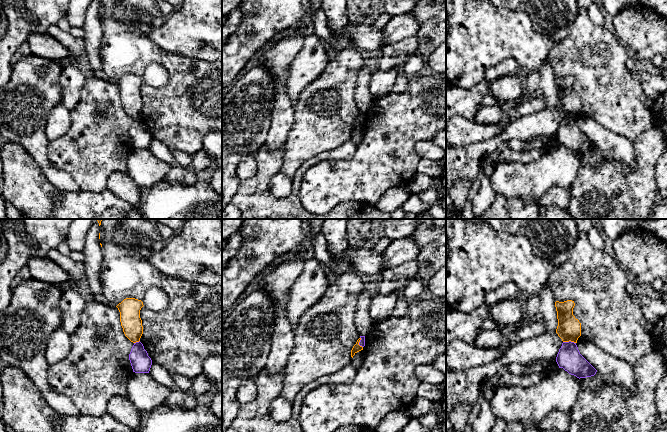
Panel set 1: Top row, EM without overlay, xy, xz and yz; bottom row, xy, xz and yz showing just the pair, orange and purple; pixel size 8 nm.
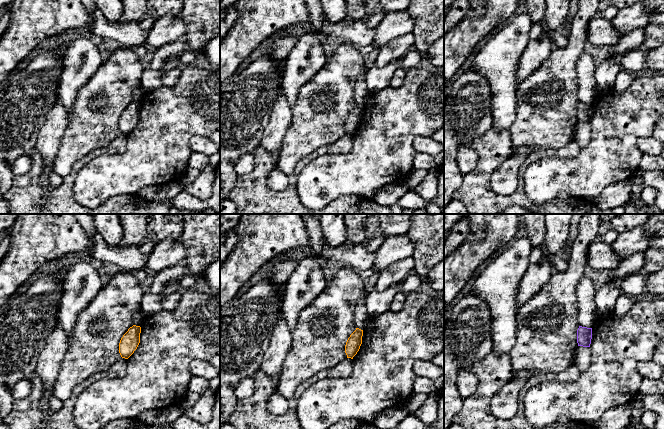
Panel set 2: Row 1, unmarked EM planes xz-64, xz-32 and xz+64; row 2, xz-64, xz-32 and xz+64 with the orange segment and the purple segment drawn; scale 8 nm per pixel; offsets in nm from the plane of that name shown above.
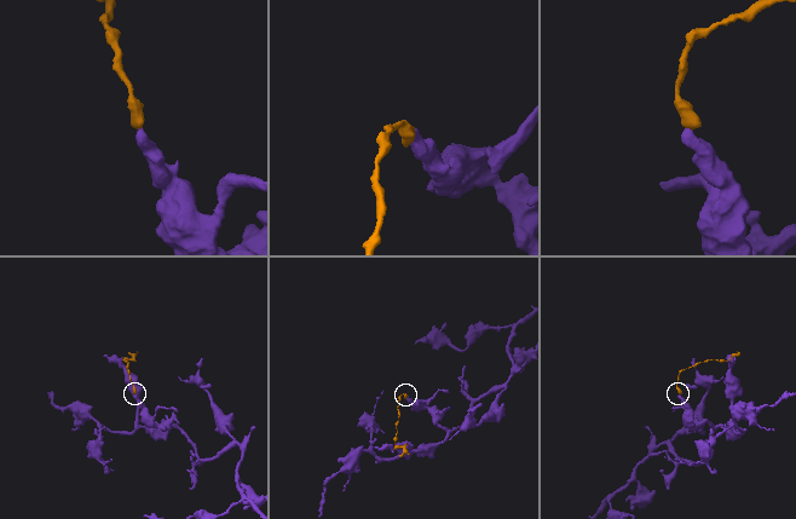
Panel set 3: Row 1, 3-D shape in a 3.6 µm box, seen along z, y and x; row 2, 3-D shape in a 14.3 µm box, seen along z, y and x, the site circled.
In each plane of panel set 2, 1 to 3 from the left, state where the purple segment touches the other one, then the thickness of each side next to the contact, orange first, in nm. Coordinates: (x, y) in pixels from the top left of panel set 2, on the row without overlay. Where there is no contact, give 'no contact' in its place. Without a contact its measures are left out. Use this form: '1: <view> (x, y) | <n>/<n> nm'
1: no contact
2: no contact
3: no contact

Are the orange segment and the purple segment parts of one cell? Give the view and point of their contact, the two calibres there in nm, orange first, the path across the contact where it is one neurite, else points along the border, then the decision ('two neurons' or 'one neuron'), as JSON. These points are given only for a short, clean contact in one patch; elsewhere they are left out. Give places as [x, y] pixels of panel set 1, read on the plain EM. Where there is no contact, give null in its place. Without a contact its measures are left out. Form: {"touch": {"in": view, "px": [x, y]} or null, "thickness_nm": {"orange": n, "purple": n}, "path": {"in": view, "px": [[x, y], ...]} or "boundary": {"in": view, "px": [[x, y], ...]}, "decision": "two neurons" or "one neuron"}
{"touch": {"in": "yz", "px": [569, 116]}, "thickness_nm": {"orange": 190, "purple": 190}, "boundary": {"in": "yz", "px": [[563, 117], [573, 117], [575, 119]]}, "decision": "two neurons"}

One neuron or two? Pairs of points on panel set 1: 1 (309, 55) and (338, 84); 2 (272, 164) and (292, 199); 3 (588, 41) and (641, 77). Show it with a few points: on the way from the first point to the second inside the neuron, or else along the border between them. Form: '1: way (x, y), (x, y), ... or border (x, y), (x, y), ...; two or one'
1: border (329, 61), (324, 70), (306, 85); two
2: way (263, 178), (263, 192), (273, 202), (278, 202); one
3: border (629, 73), (644, 92); two

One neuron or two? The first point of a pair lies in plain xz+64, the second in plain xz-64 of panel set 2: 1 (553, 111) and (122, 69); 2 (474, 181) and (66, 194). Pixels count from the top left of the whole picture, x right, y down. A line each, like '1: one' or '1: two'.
1: one
2: one

